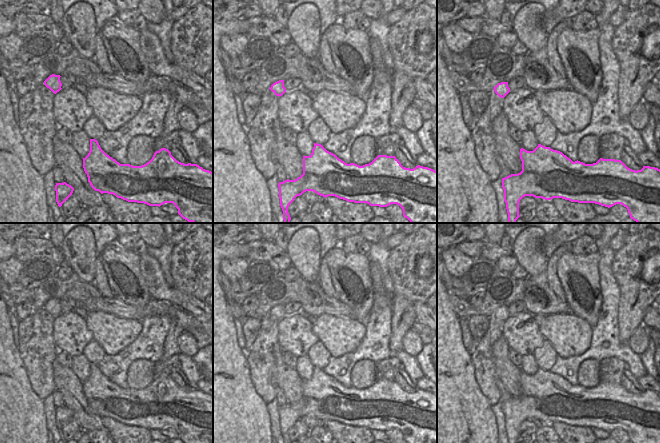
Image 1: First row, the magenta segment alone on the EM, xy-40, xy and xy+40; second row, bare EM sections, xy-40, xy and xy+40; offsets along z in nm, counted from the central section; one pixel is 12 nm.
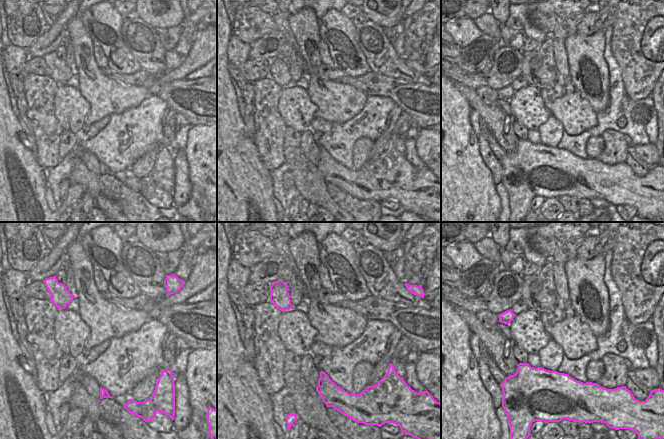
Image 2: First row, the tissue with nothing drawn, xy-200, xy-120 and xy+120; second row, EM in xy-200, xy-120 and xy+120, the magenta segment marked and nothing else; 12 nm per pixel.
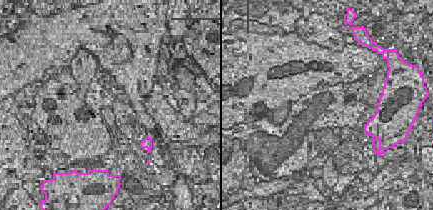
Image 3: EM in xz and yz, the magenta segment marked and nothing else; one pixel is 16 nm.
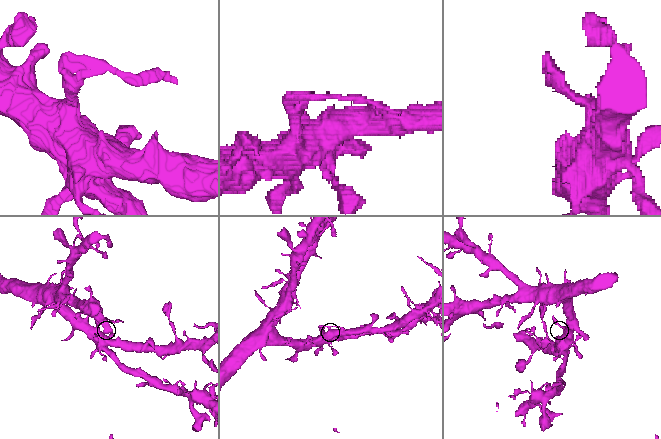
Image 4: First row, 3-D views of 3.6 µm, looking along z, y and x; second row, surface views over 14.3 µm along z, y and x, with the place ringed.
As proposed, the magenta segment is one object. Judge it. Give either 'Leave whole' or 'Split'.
Split

